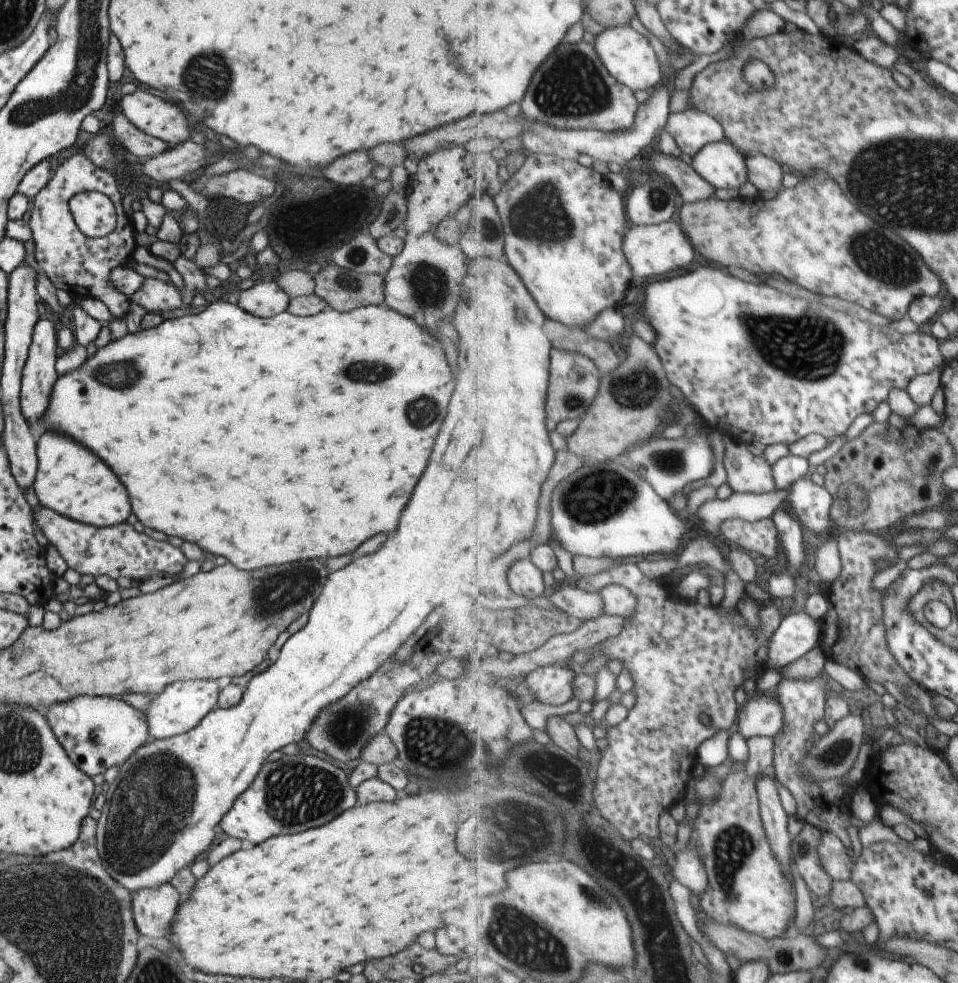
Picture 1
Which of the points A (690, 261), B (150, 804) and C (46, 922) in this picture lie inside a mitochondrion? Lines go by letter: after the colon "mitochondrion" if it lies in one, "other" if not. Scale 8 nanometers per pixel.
A: other
B: mitochondrion
C: mitochondrion

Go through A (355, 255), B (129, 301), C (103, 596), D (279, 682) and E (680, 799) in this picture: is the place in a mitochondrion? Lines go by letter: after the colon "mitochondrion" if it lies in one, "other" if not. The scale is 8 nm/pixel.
A: mitochondrion
B: other
C: other
D: other
E: other

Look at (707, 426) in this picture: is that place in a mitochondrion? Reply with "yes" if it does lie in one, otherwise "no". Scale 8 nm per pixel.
no

